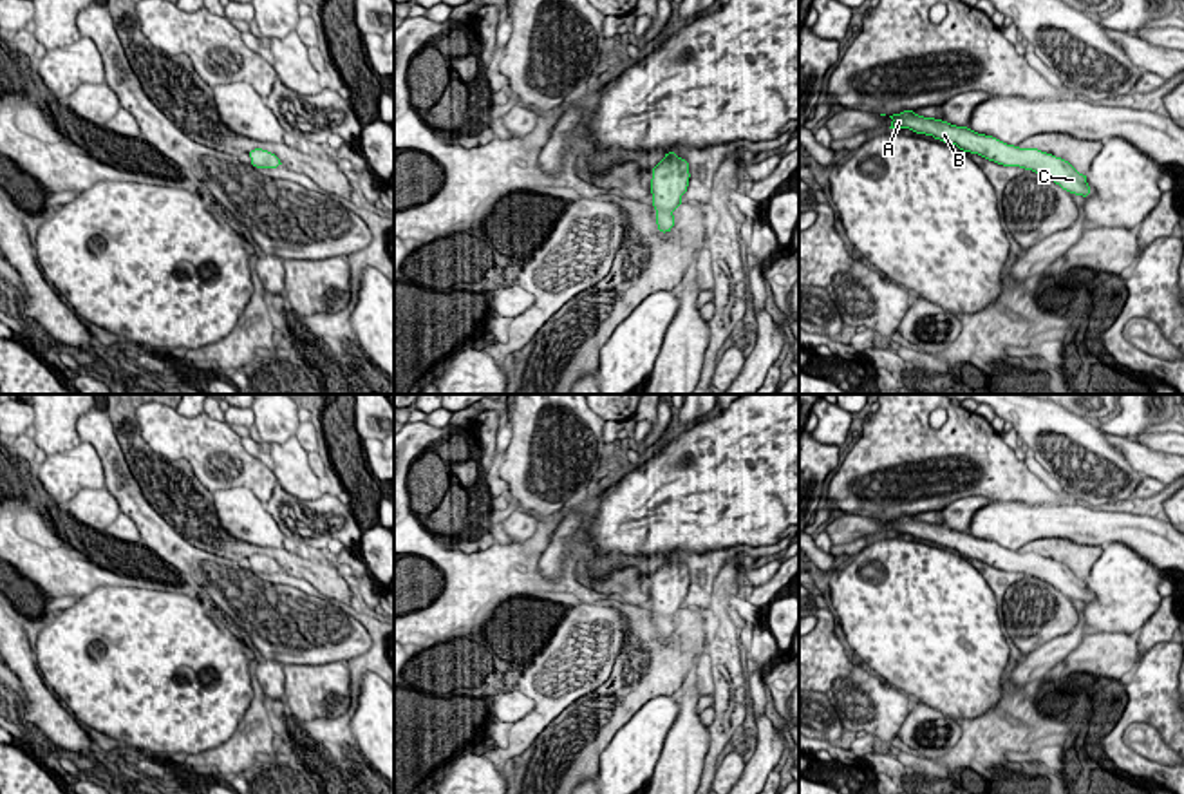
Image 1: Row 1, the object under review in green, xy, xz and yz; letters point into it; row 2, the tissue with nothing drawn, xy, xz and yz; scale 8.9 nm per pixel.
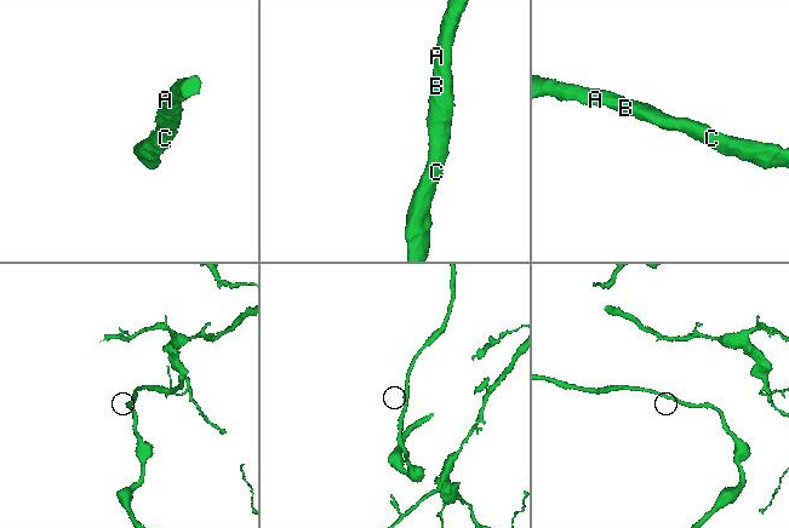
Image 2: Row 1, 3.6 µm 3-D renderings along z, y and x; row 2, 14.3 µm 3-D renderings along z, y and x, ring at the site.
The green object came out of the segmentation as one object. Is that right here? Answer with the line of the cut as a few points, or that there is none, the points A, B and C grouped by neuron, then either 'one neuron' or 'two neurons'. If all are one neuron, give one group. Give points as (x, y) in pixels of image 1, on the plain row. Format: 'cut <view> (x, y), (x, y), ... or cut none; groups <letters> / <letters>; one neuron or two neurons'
cut none; groups A B C; one neuron

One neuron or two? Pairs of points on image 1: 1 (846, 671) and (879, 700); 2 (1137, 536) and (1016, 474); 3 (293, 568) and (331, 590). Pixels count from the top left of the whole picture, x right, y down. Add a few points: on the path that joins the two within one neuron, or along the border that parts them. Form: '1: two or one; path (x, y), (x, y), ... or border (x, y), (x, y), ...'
1: one; path (854, 679), (872, 697)
2: two; border (1071, 500), (1065, 503)
3: one; path (302, 568), (311, 570), (322, 581)

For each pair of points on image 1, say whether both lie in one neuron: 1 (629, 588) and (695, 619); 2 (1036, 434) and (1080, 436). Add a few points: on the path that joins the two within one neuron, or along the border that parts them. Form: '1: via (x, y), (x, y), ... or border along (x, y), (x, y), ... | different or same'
1: border along (613, 597), (640, 608) | different
2: via (1047, 436), (1069, 436) | same

